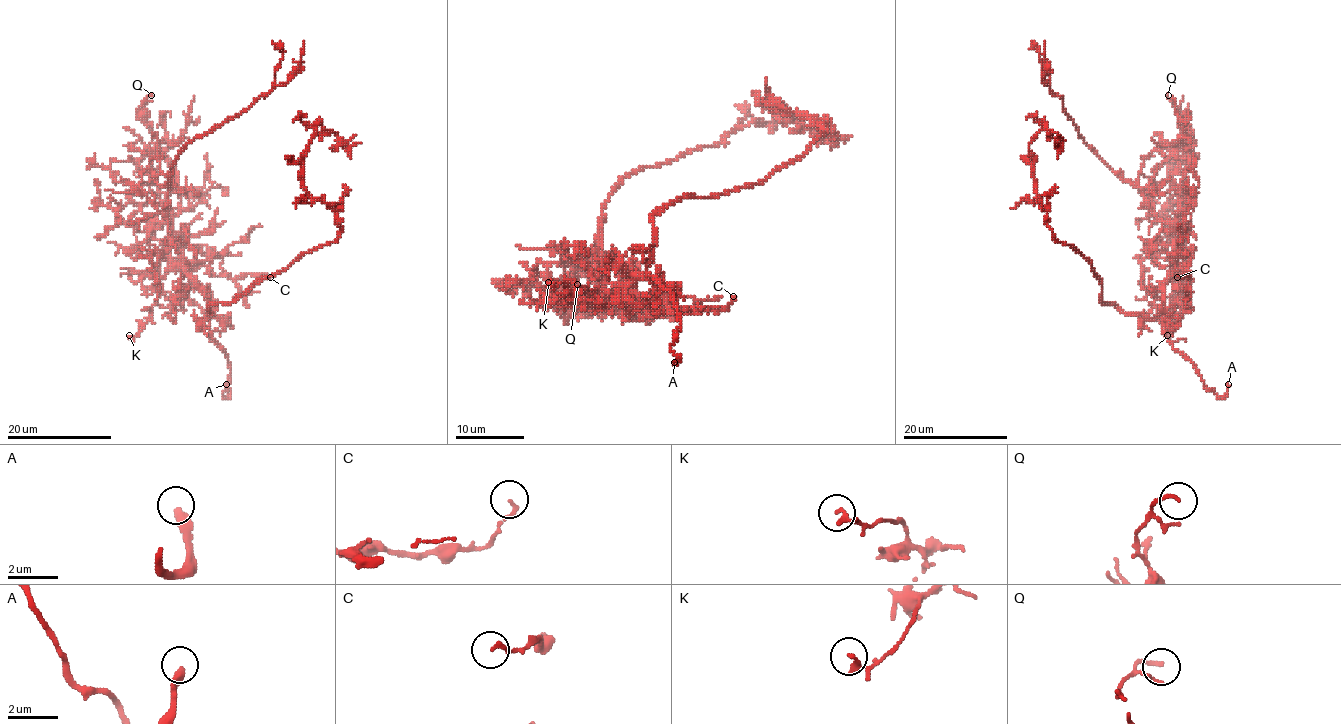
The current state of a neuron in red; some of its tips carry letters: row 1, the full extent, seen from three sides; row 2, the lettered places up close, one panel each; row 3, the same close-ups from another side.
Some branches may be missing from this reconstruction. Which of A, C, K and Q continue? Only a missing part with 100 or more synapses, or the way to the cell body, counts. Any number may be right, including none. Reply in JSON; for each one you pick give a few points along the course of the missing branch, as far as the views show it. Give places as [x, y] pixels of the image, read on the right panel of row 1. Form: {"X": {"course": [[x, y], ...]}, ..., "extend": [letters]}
{"extend": ["A"]}

